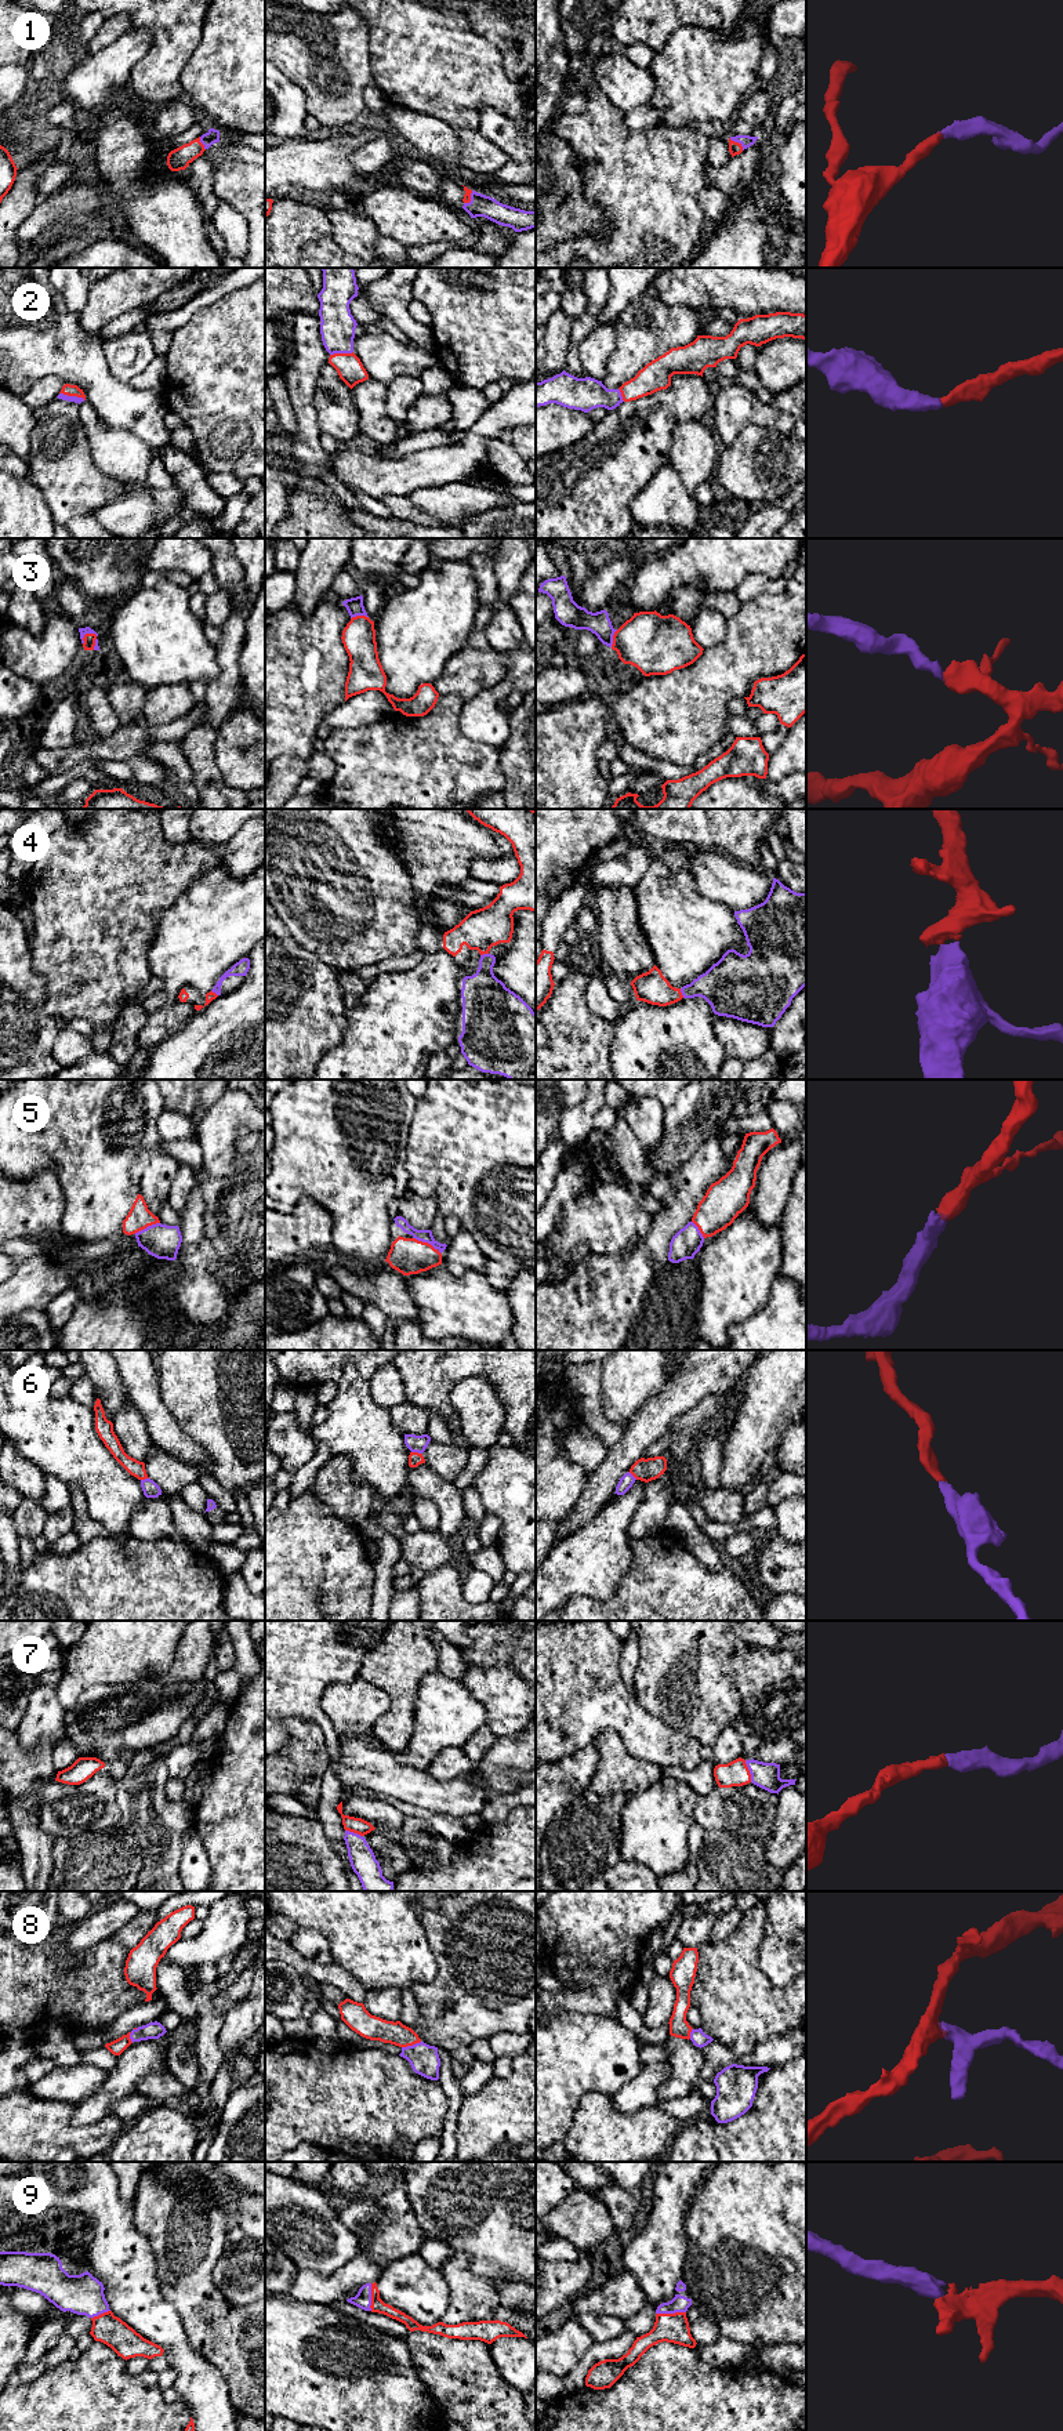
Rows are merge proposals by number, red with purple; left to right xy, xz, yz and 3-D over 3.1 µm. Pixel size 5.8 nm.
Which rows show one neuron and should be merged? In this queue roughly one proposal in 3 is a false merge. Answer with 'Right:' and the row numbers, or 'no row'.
Right: 1, 2, 3, 4, 5, 6, 7, 8, 9

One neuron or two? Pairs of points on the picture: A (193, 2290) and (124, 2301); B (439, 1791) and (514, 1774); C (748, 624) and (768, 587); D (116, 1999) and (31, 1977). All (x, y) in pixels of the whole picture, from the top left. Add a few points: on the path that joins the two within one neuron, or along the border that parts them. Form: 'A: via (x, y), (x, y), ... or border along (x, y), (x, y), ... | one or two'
A: border along (155, 2264), (159, 2292), (174, 2307), (181, 2322) | two
B: border along (472, 1770), (471, 1784), (489, 1800) | two
C: border along (787, 581), (782, 591), (761, 594), (744, 602) | two
D: via (95, 1991), (66, 1989), (51, 1985) | one

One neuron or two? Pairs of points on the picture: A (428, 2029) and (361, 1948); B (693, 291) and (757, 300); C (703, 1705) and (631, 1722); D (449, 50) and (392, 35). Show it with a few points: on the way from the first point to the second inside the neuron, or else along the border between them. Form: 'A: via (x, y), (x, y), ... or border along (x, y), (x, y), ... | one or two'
A: border along (438, 1969), (431, 1980), (410, 1987) | two
B: via (708, 289), (742, 289) | one
C: border along (634, 1694), (646, 1711), (685, 1731) | two
D: via (435, 50), (417, 50), (406, 39) | one

